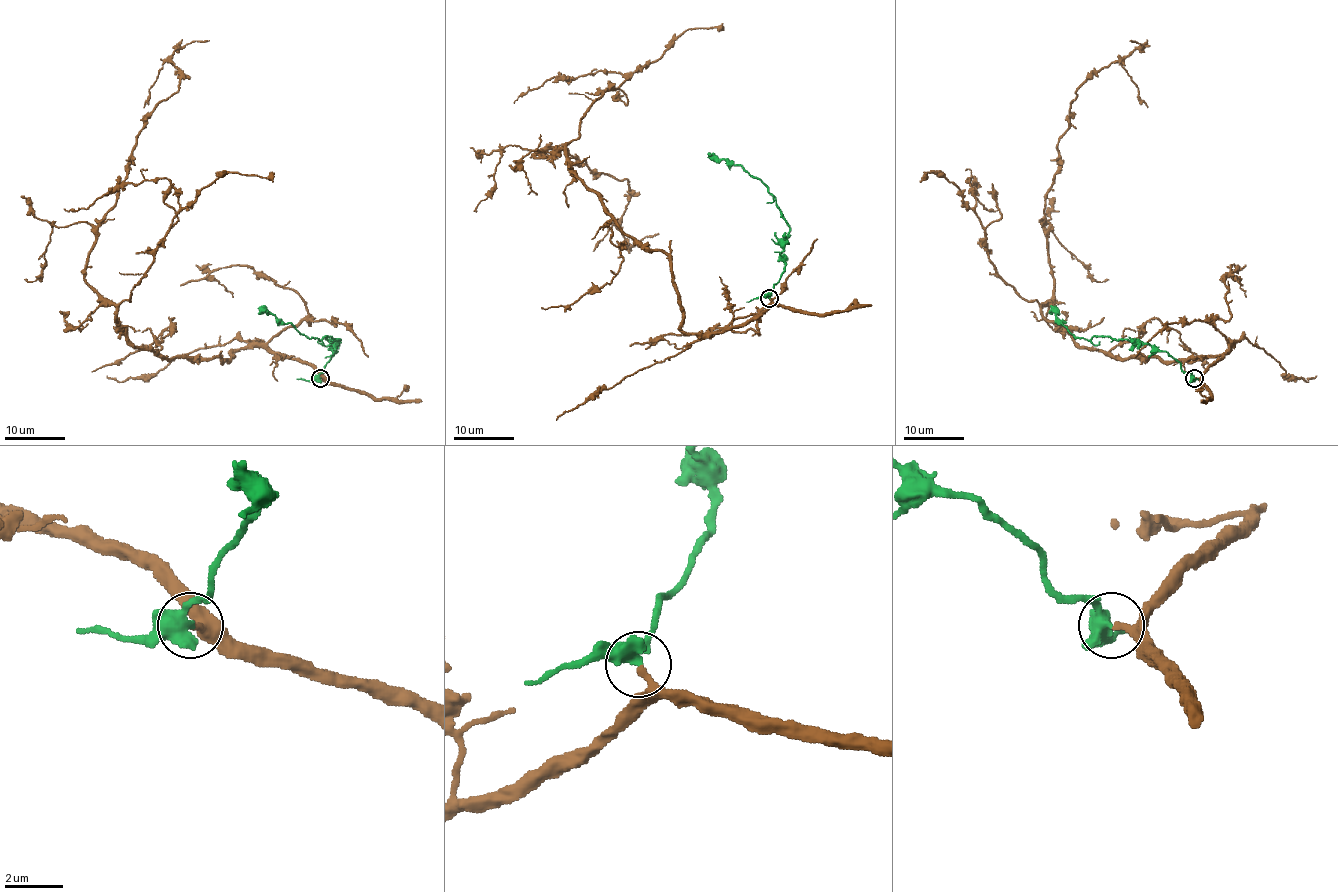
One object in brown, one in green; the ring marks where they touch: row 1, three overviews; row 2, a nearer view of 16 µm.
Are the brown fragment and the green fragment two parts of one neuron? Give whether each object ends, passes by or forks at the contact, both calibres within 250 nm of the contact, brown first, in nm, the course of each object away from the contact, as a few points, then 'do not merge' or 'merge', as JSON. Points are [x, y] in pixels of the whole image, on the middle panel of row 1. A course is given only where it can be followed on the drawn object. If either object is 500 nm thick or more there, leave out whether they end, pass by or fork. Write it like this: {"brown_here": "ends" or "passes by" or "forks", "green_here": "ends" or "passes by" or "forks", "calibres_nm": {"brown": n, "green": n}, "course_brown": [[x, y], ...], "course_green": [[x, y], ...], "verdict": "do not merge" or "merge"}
{"brown_here": "ends", "green_here": "passes by", "calibres_nm": {"brown": 280, "green": 420}, "course_brown": [[769, 298], [687, 333], [663, 252], [565, 145], [534, 156], [628, 181], [621, 234], [658, 232]], "course_green": [[769, 298], [784, 268], [781, 253], [788, 223], [760, 180], [739, 165], [708, 153]], "verdict": "merge"}

